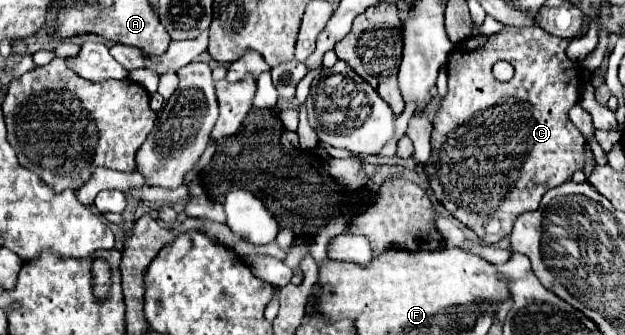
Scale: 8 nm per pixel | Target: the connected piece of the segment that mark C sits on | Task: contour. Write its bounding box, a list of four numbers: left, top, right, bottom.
[425,25,587,245]

